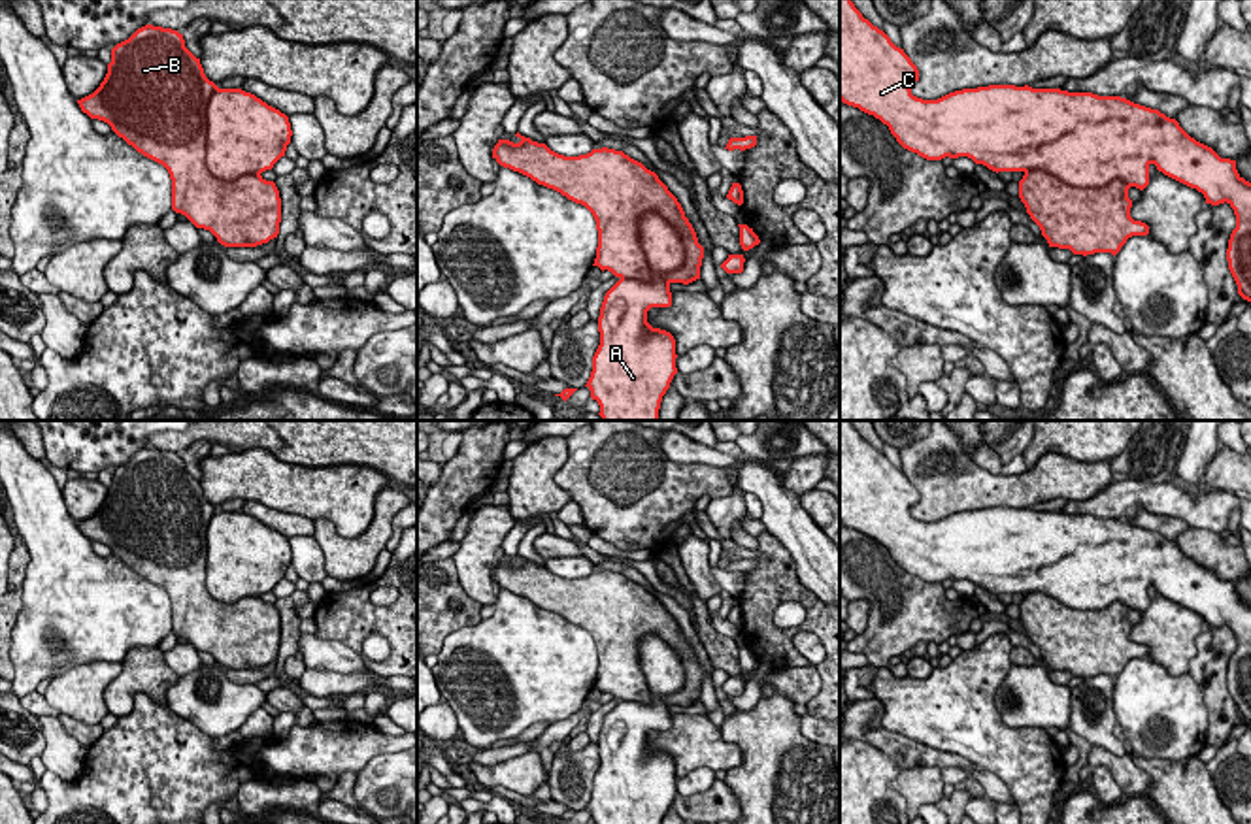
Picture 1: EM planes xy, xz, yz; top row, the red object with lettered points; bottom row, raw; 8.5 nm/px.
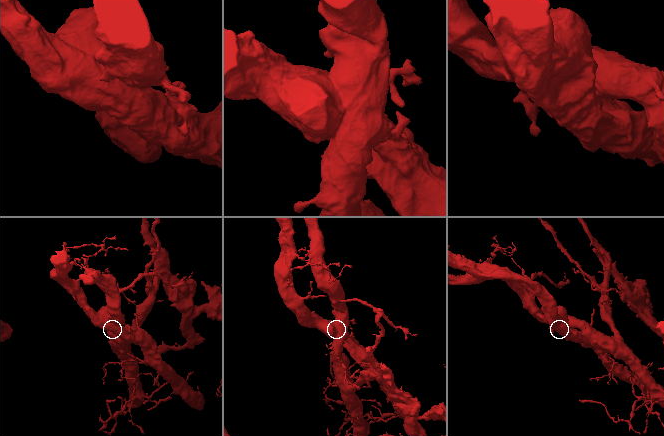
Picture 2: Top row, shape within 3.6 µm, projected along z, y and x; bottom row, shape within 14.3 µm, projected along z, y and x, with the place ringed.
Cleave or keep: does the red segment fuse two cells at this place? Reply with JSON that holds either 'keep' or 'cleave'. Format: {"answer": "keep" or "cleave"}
{"answer": "cleave"}

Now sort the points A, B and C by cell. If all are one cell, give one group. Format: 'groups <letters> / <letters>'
groups A C / B

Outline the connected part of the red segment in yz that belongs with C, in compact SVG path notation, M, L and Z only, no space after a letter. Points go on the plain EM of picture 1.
M840 420L840 522L887 547L904 571L926 583L968 579L996 596L1043 592L1072 609L1104 609L1121 602L1128 609L1143 613L1149 607L1149 588L1155 586L1164 598L1202 615L1206 626L1226 624L1234 632L1236 651L1228 662L1226 683L1238 717L1251 724L1251 605L1238 596L1236 583L1221 581L1211 569L1191 560L1176 541L1121 519L1032 511L1028 507L989 507L955 513L938 522L923 522L911 517L909 509L915 503L919 503L919 492L904 471L864 441L851 420Z

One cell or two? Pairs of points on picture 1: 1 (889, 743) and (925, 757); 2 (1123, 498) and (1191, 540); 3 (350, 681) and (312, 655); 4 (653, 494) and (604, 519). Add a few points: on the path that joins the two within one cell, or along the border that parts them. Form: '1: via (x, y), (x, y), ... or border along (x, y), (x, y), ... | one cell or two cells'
1: via (899, 747), (916, 755) | one cell
2: border along (1191, 527), (1202, 527), (1219, 534) | two cells
3: border along (325, 668), (336, 674), (366, 670) | two cells
4: via (642, 496), (633, 506), (616, 510) | one cell

